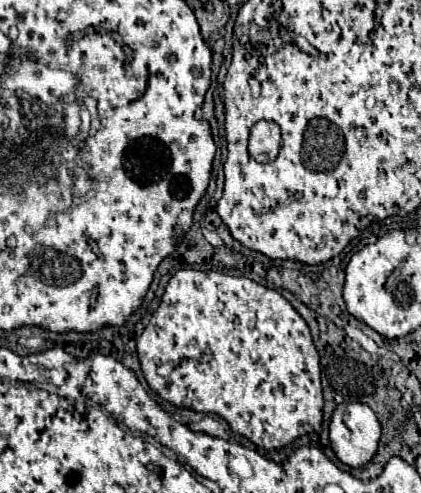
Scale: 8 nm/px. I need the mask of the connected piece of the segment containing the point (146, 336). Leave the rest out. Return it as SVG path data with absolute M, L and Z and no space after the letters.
M178 270L170 278L170 282L164 290L164 296L160 300L160 306L154 312L150 324L146 326L146 330L138 338L138 360L140 360L140 366L142 366L142 372L144 372L144 378L146 378L148 386L162 400L168 400L168 402L172 402L174 406L180 406L180 408L188 408L188 410L196 410L196 412L204 412L204 414L216 414L216 416L224 418L236 434L248 438L258 448L264 448L268 452L282 450L284 446L288 446L296 438L322 430L324 396L322 396L322 384L320 384L320 356L318 356L318 350L314 348L310 328L308 328L306 320L294 310L294 306L280 292L264 288L262 284L258 284L254 280L228 276L228 274L212 272L212 270L210 272Z

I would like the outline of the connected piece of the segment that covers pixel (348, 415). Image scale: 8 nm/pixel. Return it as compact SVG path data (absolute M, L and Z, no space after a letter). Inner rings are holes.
M340 404L330 424L330 446L350 468L368 464L380 442L380 422L366 404Z

